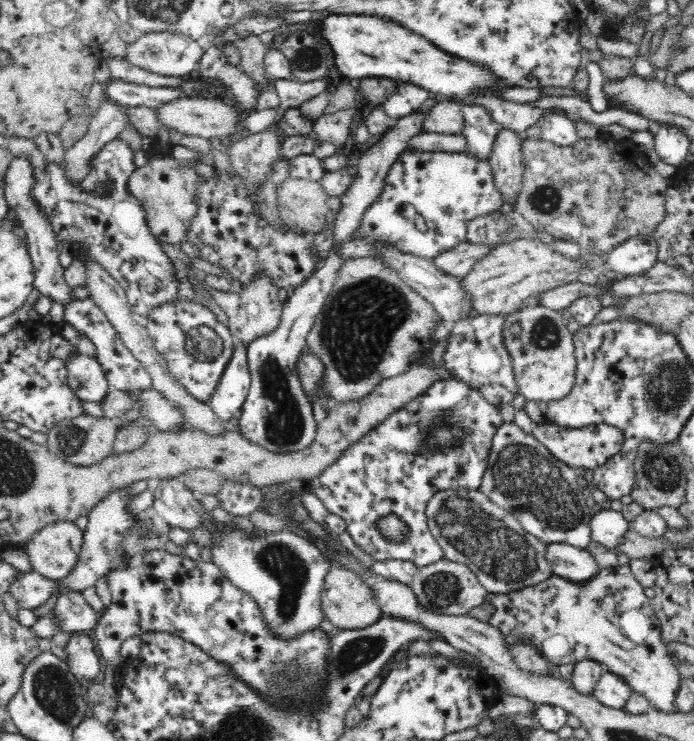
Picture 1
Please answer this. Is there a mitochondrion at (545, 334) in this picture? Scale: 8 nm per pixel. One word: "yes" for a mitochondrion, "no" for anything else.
yes

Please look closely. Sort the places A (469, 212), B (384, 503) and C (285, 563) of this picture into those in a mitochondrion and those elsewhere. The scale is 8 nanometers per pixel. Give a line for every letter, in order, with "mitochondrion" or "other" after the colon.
A: other
B: other
C: mitochondrion

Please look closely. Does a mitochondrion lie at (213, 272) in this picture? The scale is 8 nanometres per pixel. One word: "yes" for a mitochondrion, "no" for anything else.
no

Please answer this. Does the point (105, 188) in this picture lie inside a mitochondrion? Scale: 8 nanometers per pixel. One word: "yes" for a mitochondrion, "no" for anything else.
yes

